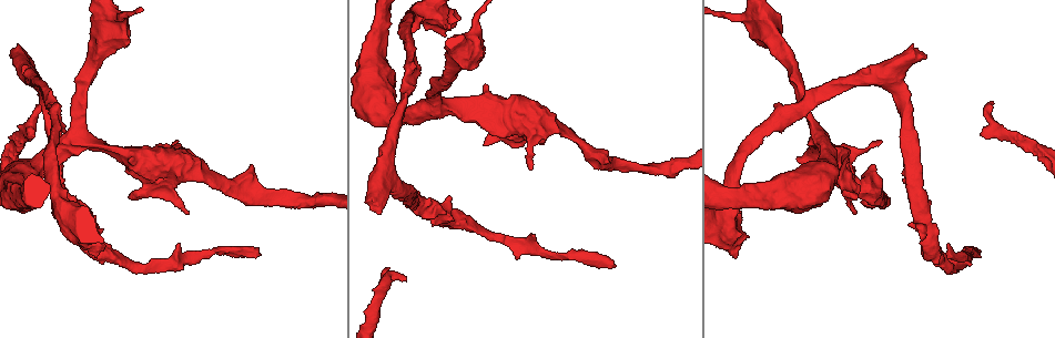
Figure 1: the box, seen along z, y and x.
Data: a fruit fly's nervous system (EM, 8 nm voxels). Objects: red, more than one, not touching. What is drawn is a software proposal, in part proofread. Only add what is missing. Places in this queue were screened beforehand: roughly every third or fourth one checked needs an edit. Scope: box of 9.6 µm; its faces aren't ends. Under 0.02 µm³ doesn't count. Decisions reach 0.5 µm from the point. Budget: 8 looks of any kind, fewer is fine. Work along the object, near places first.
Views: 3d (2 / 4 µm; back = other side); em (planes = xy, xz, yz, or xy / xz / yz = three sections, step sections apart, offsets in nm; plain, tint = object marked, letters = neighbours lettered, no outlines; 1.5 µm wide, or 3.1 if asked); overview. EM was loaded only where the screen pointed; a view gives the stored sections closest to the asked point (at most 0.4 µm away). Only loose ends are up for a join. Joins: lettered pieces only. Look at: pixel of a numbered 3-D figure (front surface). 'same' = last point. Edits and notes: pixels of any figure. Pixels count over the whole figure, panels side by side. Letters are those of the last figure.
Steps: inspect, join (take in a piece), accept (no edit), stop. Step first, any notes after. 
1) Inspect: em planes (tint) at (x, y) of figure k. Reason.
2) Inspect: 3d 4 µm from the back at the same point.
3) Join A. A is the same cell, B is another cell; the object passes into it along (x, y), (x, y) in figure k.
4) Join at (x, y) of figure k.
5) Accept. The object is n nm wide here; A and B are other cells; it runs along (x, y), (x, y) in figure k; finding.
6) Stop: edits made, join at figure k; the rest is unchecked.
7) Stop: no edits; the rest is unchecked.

Inspect: 3d 4 µm at (612, 265) of figure 1. Branch stops here.

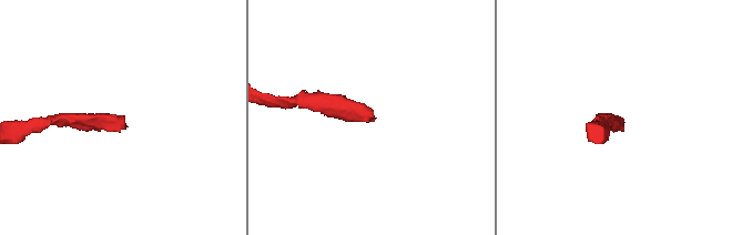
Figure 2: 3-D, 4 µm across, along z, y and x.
Inspect: em planes (letters) at (619, 126) of figure 2. Now the EM.

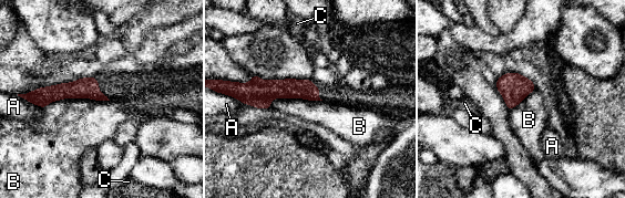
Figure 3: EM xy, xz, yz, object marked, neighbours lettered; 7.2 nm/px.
Accept. A, B and C are other cells; it runs along (214, 86), (307, 90), (316, 97) in figure 3; none of them fits.

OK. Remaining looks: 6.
Inspect: em planes (letters) at (926, 56) of figure 1. Stops while still wide.

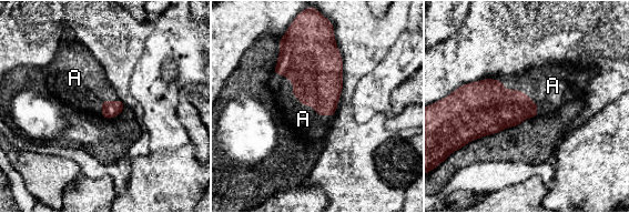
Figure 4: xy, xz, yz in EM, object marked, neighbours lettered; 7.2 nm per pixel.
Join A. The longest contact is with A, 550 nm; A is the same cell; the object passes into it along (315, 68), (298, 98), (303, 119) in figure 4; the neuron continues.

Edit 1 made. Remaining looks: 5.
Inspect: overview. See it whole again.

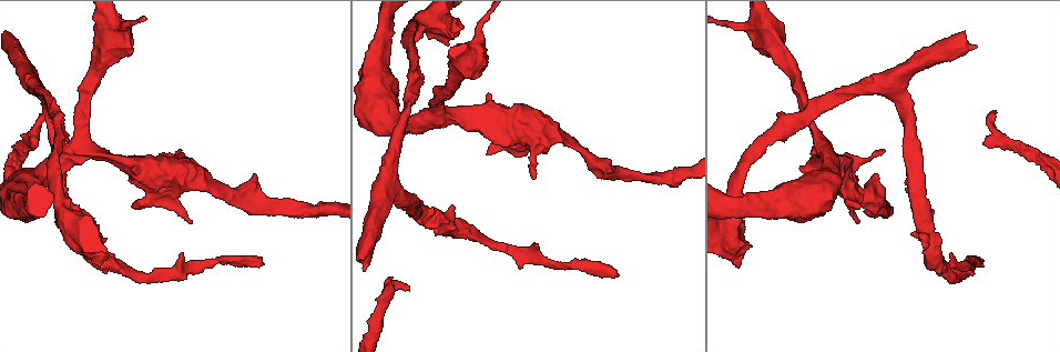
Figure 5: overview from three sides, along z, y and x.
Inspect: 3d 2 µm at (777, 112) of figure 5.

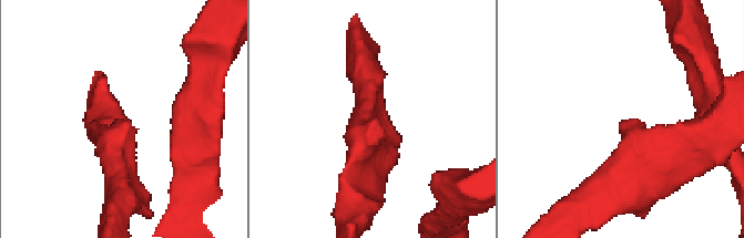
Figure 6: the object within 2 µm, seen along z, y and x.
Inspect: em xy step 4 (letters) at (621, 121) of figure 6.

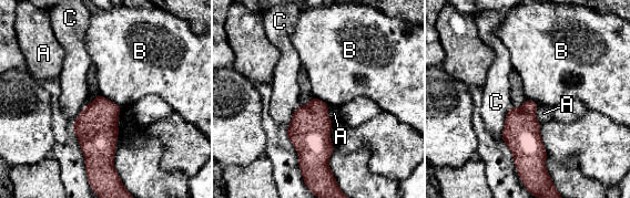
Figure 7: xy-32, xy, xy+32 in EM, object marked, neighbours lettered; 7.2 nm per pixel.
Inspect: em planes (letters) at the same point. Another direction.

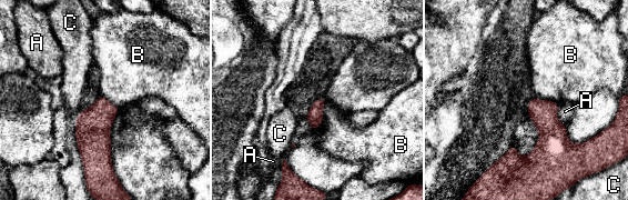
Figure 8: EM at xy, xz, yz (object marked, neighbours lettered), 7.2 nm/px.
Accept. A, B and C are other cells; a border runs along (325, 101), (322, 122), (314, 129) in figure 8; no lettered piece goes on from it.

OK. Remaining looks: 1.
Stop: edits made, join at figure 4; the rest is unchecked.

